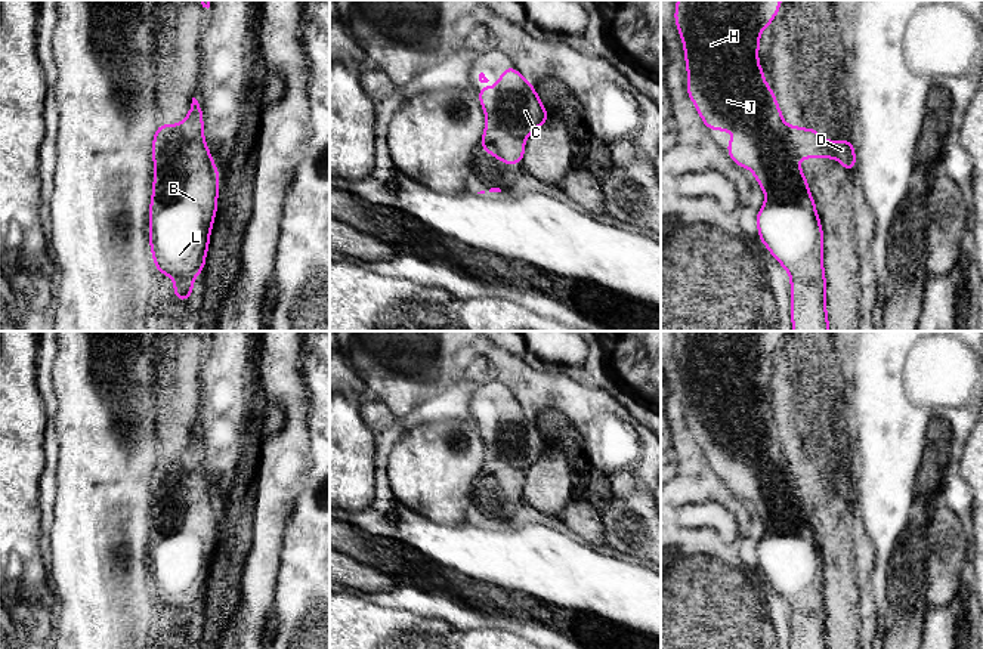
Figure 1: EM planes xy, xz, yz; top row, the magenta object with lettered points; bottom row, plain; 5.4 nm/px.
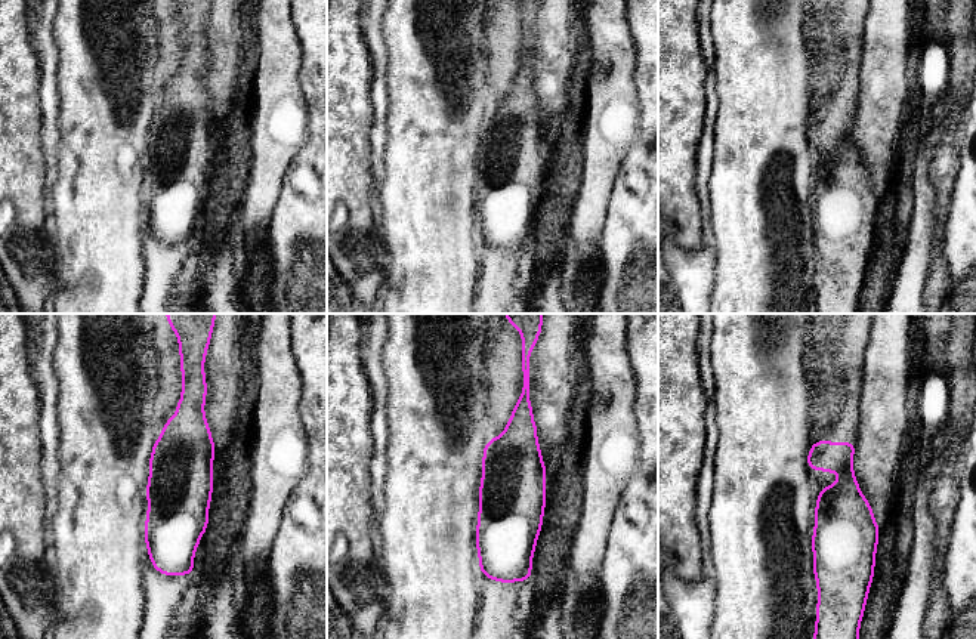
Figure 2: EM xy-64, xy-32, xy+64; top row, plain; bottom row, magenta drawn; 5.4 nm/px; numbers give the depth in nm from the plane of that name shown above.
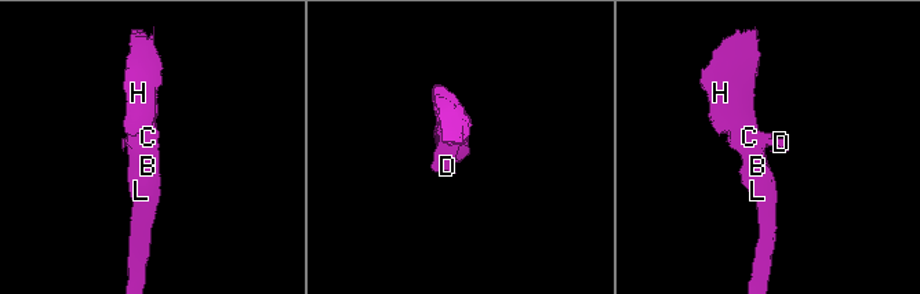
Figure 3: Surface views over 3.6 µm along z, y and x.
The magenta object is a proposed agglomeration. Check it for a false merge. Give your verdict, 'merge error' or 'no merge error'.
merge error

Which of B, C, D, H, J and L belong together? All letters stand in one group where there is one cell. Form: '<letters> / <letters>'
B C H J L / D

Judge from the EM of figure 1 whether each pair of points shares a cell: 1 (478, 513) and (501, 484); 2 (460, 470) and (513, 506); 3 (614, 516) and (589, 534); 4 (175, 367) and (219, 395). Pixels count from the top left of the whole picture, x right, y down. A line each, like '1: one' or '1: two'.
1: one
2: two
3: two
4: two

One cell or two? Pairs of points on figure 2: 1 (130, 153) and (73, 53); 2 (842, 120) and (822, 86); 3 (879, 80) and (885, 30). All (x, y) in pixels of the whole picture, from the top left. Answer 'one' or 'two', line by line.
1: one
2: one
3: one

